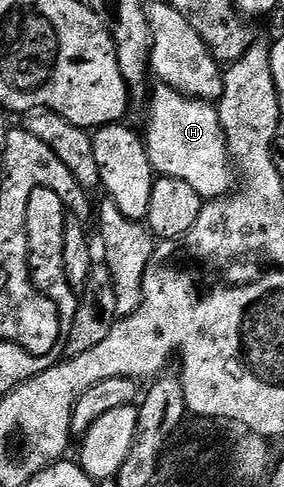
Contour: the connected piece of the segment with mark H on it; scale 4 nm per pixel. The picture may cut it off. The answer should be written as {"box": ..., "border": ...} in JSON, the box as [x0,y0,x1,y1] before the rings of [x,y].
{"box":[143,86,235,201],"border":[[[157,86],[149,100],[149,121],[143,139],[158,177],[179,178],[179,182],[187,182],[206,201],[226,195],[234,187],[235,169],[229,159],[221,119],[212,103],[192,100],[173,88]]]}

